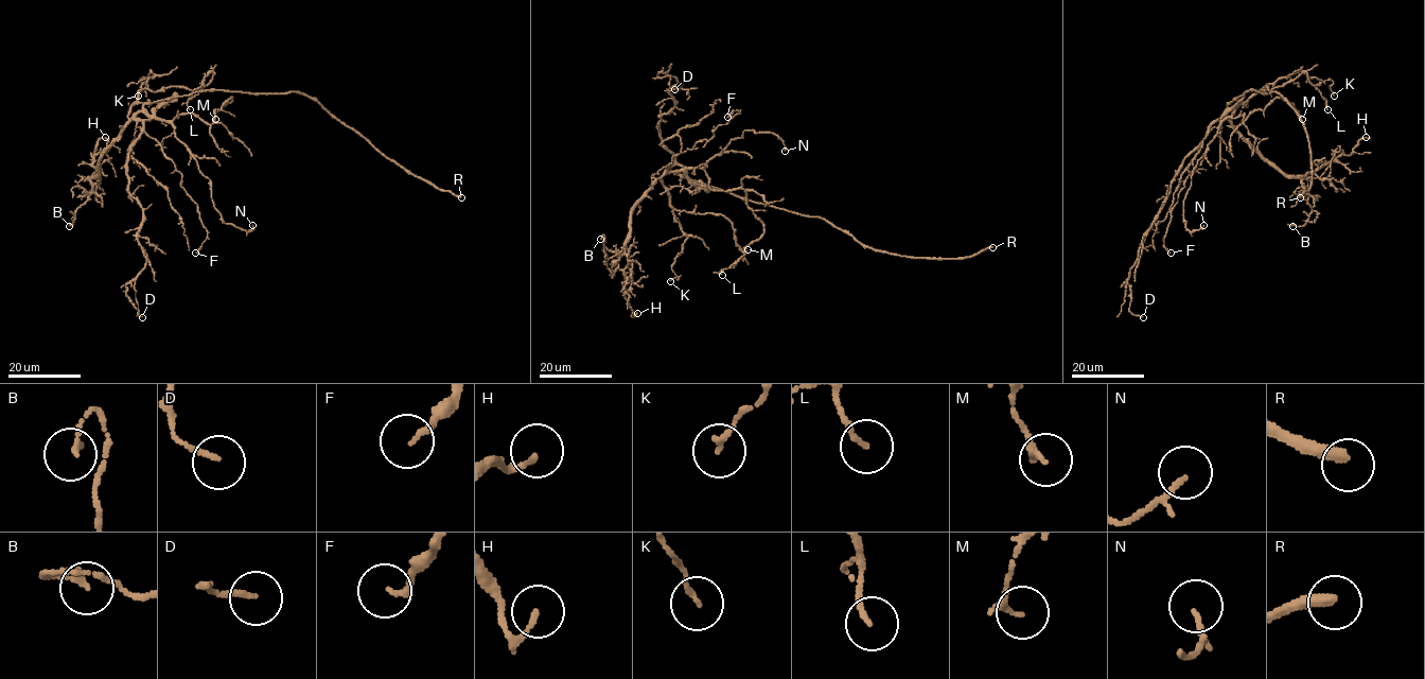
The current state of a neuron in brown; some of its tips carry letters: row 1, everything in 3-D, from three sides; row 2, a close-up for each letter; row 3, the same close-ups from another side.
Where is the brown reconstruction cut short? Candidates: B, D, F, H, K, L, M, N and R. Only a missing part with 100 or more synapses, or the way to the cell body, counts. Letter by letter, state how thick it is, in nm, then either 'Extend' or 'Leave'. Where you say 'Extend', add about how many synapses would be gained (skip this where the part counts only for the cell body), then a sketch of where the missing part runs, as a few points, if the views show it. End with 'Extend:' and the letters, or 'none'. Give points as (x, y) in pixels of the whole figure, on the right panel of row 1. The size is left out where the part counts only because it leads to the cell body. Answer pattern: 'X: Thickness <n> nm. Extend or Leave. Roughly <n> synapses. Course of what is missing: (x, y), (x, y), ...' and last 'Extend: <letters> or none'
B: Thickness 160 nm. Leave
D: Thickness 140 nm. Leave
F: Thickness 160 nm. Leave
H: Thickness 130 nm. Leave
K: Thickness 130 nm. Leave
L: Thickness 160 nm. Leave
M: Thickness 200 nm. Leave
N: Thickness 90 nm. Leave
R: Thickness 360 nm. Extend. Roughly 130 synapses
Extend: R

